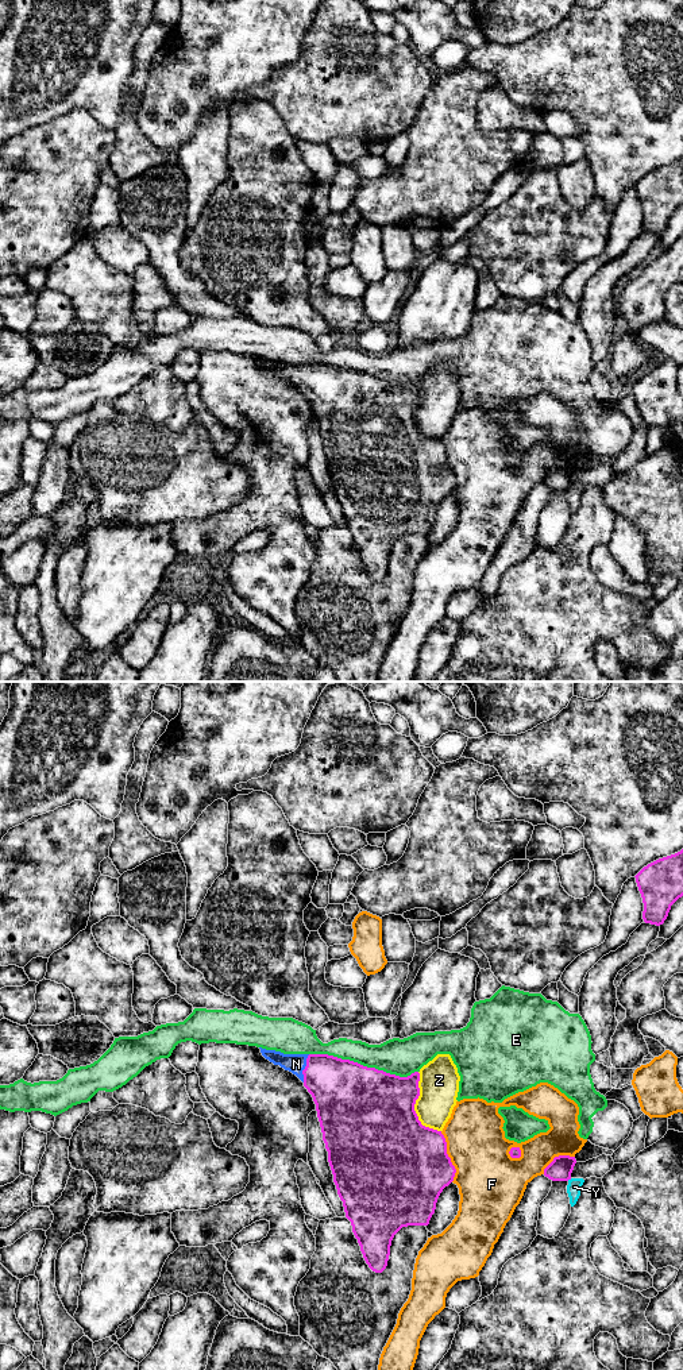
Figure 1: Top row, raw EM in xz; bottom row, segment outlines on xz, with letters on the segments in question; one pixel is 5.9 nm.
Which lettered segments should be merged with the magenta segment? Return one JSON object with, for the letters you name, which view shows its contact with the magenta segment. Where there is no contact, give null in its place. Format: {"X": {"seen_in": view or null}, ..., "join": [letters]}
{"N": {"seen_in": "xz"}, "join": ["N"]}

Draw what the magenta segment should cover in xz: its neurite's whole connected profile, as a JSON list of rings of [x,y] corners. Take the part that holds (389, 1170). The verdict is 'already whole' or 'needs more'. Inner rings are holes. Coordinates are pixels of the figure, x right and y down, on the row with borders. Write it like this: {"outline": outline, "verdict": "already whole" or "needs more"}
{"outline": [[[259,1049],[266,1060],[296,1074],[312,1095],[346,1217],[351,1222],[366,1263],[373,1271],[382,1273],[387,1266],[394,1235],[402,1227],[428,1226],[440,1193],[454,1181],[456,1173],[441,1131],[422,1126],[414,1111],[420,1096],[420,1073],[400,1077],[328,1054],[283,1054]]], "verdict": "needs more"}

